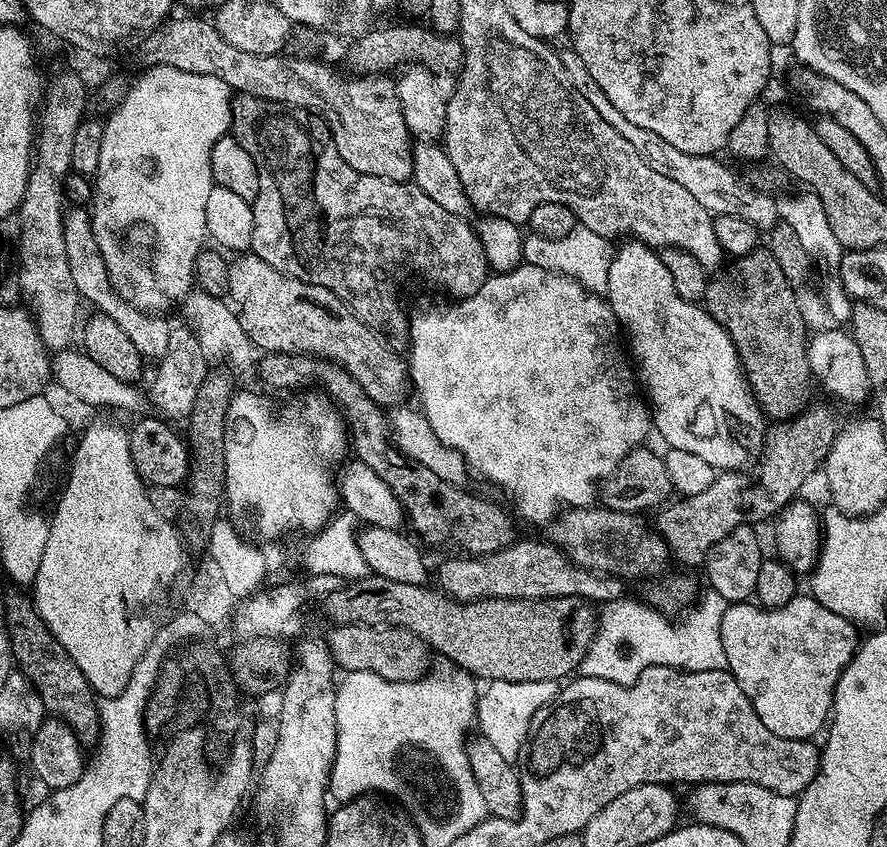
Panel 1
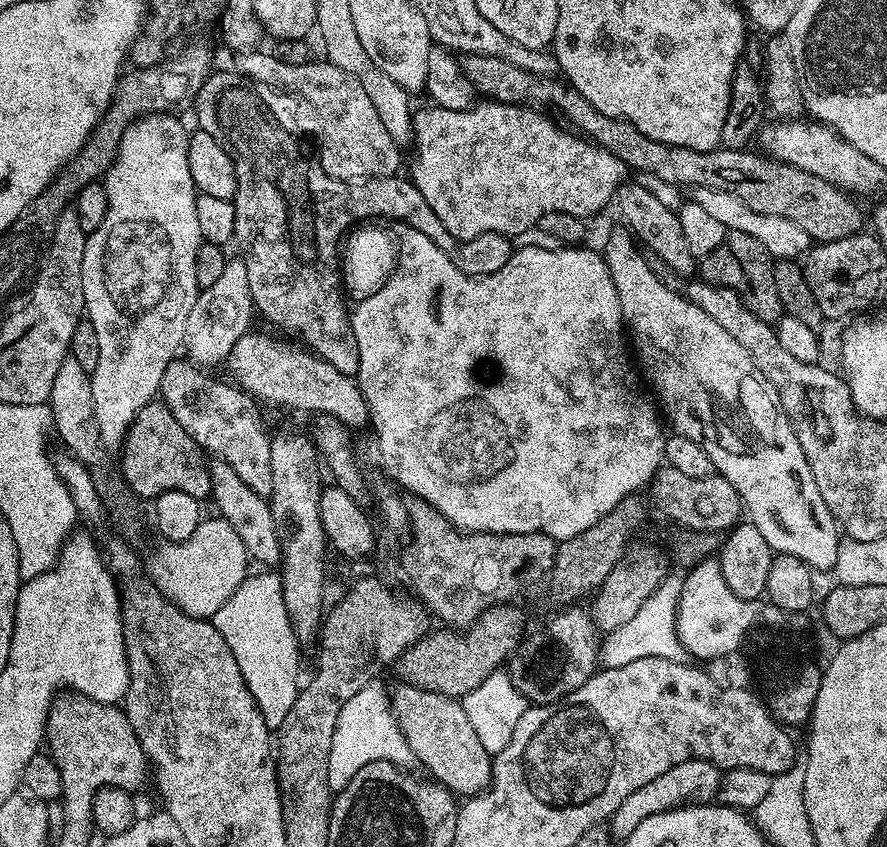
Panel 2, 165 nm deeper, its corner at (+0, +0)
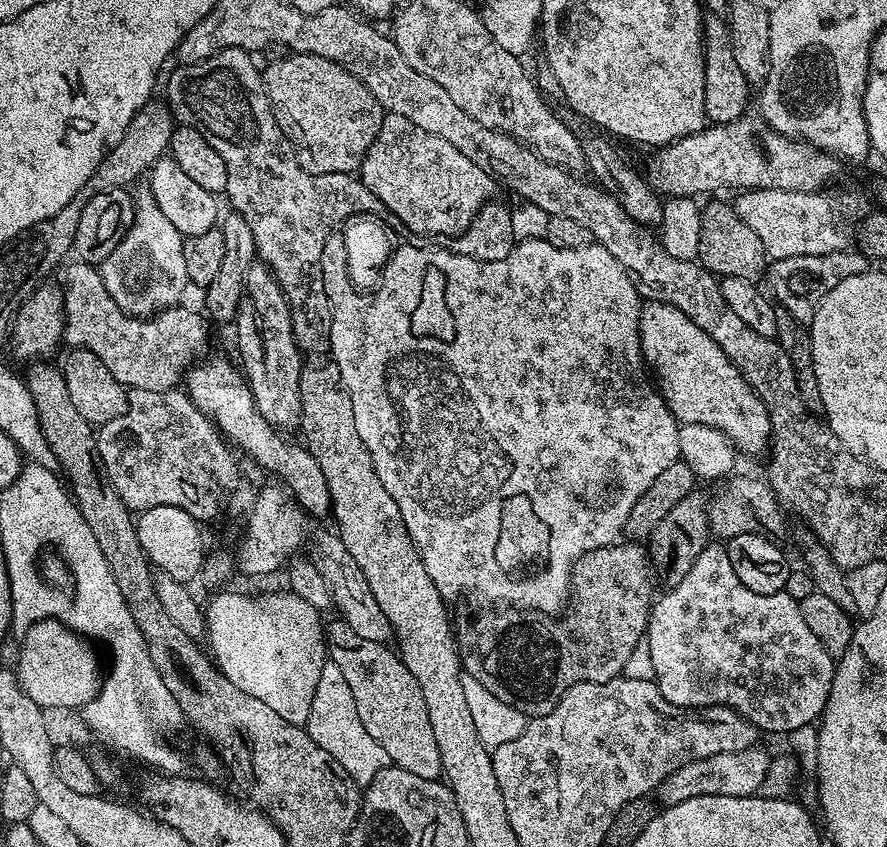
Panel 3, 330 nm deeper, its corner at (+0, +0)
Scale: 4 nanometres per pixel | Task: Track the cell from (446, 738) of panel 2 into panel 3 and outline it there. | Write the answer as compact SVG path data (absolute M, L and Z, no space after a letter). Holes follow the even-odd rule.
M339 618L333 620L333 624L327 625L324 633L326 656L338 666L338 670L345 678L350 693L354 696L354 702L357 703L357 714L362 726L366 728L371 738L381 744L387 759L395 767L410 770L410 774L418 774L418 778L440 780L442 769L438 746L430 730L430 714L426 714L426 698L422 698L422 689L419 688L418 682L414 682L414 674L406 670L399 655L393 649L391 652L388 644L370 642L367 638L361 638L354 630L350 630L350 626L344 620Z

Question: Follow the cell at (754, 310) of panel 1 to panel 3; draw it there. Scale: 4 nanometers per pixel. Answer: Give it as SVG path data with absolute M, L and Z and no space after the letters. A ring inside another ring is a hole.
M712 198L707 205L701 207L702 242L698 242L700 251L698 260L713 276L723 278L742 278L753 282L759 281L765 275L770 263L770 257L762 246L762 238L738 218L735 207L731 203L723 204L720 198Z

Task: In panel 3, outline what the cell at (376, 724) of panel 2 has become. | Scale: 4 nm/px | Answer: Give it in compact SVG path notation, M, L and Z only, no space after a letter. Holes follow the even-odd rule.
M325 659L322 666L321 677L318 678L318 686L315 687L314 700L311 702L310 714L304 729L314 742L322 746L350 774L357 787L367 787L371 778L387 761L381 744L371 738L366 728L362 726L354 696L350 693L350 688L338 666L332 660Z

